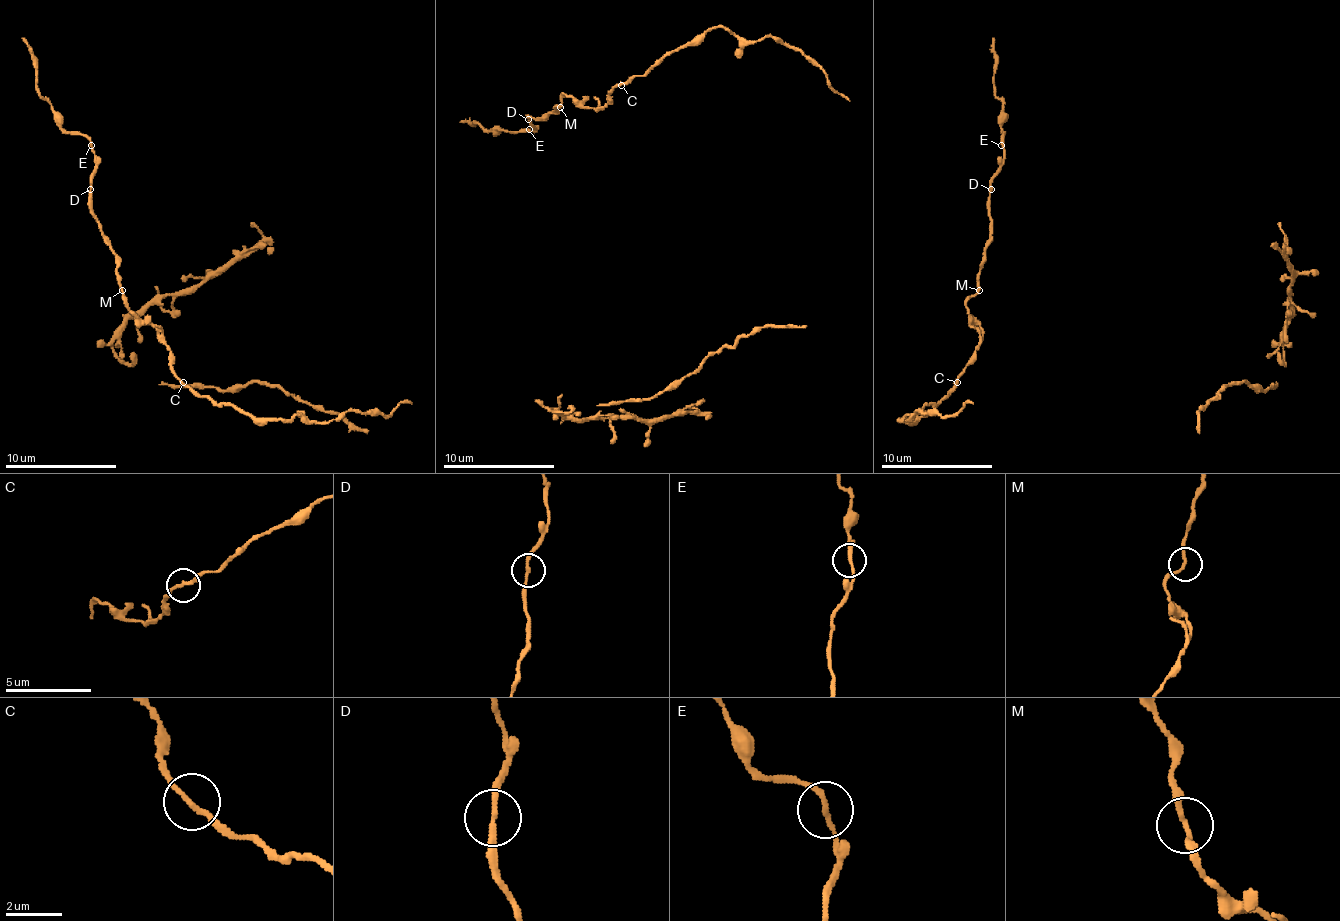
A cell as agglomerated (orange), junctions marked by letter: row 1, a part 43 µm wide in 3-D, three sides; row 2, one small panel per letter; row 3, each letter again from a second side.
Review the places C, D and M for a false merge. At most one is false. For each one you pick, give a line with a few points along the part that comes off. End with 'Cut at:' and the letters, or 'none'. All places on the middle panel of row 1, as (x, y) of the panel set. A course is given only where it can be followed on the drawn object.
Cut at: none

